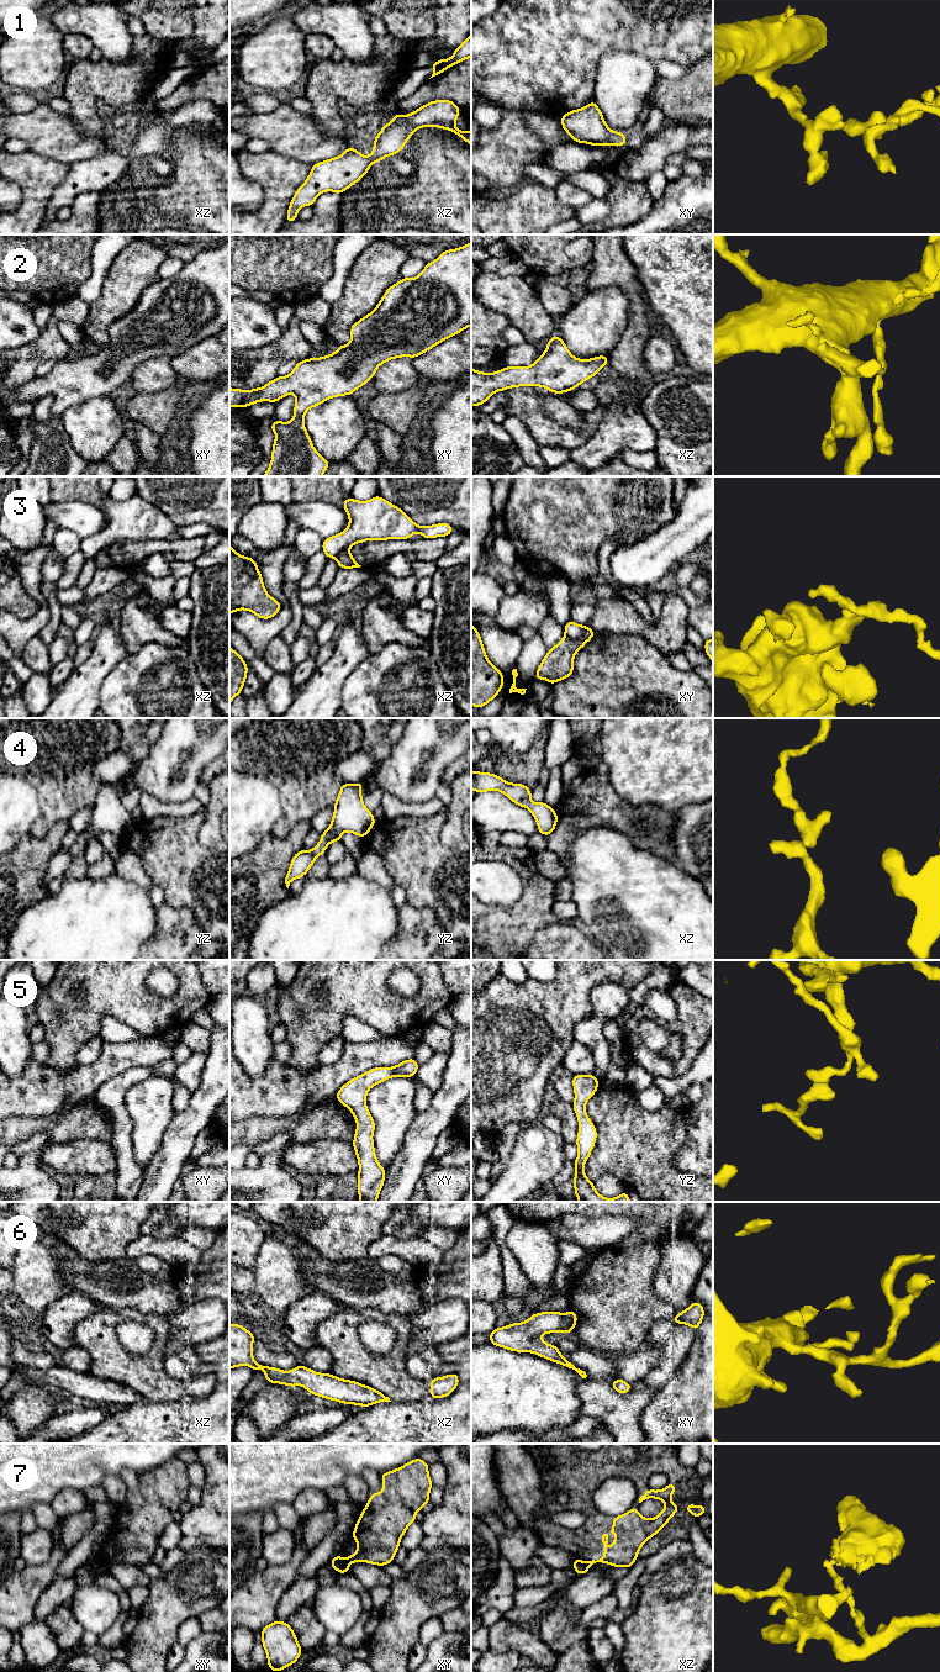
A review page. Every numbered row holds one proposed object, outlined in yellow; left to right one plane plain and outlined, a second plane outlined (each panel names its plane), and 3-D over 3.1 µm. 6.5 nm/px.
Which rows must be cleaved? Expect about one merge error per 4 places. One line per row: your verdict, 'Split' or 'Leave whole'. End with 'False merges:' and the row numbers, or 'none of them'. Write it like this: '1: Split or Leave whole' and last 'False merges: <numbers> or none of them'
1: Leave whole
2: Leave whole
3: Split
4: Leave whole
5: Leave whole
6: Leave whole
7: Split
False merges: 3, 7

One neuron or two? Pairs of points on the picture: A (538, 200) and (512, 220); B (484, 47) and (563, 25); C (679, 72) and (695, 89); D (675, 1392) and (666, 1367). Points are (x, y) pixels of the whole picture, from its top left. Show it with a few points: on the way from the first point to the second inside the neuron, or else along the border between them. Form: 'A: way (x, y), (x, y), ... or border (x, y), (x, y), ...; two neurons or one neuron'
A: way (532, 206), (518, 219); one neuron
B: way (498, 26), (542, 25); one neuron
C: border (687, 68), (676, 79), (665, 79), (659, 75); two neurons
D: border (686, 1354), (675, 1374), (650, 1399); two neurons

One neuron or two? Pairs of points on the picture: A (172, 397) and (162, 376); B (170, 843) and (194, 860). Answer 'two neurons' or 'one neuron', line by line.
A: two neurons
B: one neuron

